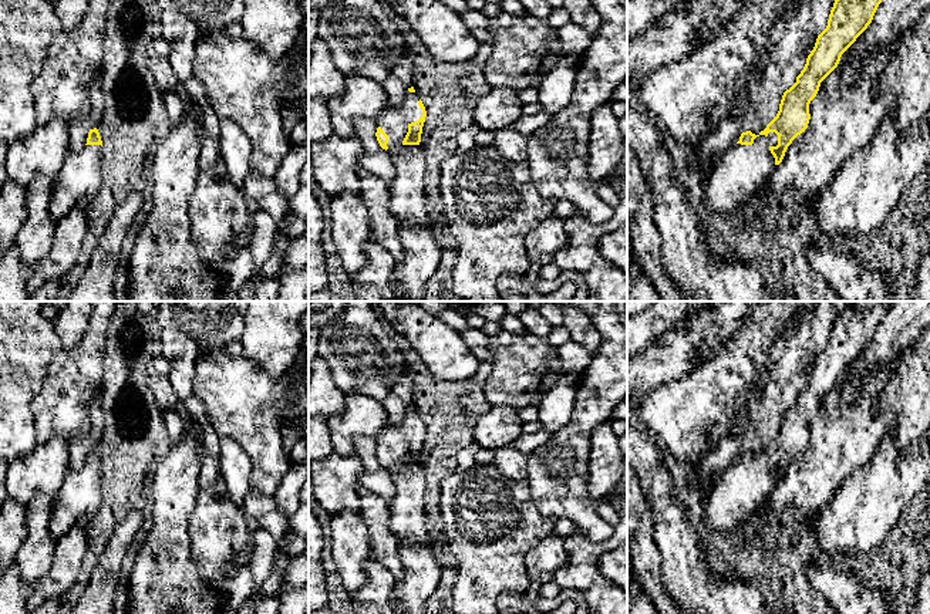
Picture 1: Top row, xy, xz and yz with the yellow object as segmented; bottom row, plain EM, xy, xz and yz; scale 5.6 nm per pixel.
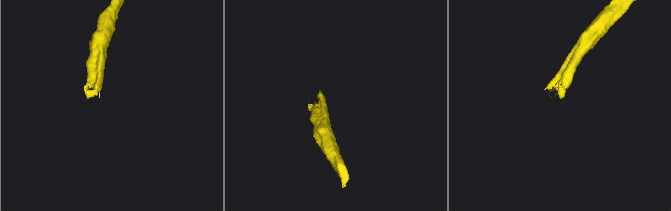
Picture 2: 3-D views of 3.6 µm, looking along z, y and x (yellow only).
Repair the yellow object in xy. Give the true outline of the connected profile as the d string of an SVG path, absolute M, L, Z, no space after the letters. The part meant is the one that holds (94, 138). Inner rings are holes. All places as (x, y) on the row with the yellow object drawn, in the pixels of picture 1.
M97 128L90 129L87 144L80 151L70 151L64 163L60 168L51 200L50 200L50 215L55 223L65 216L73 208L85 206L98 193L102 185L102 141Z

